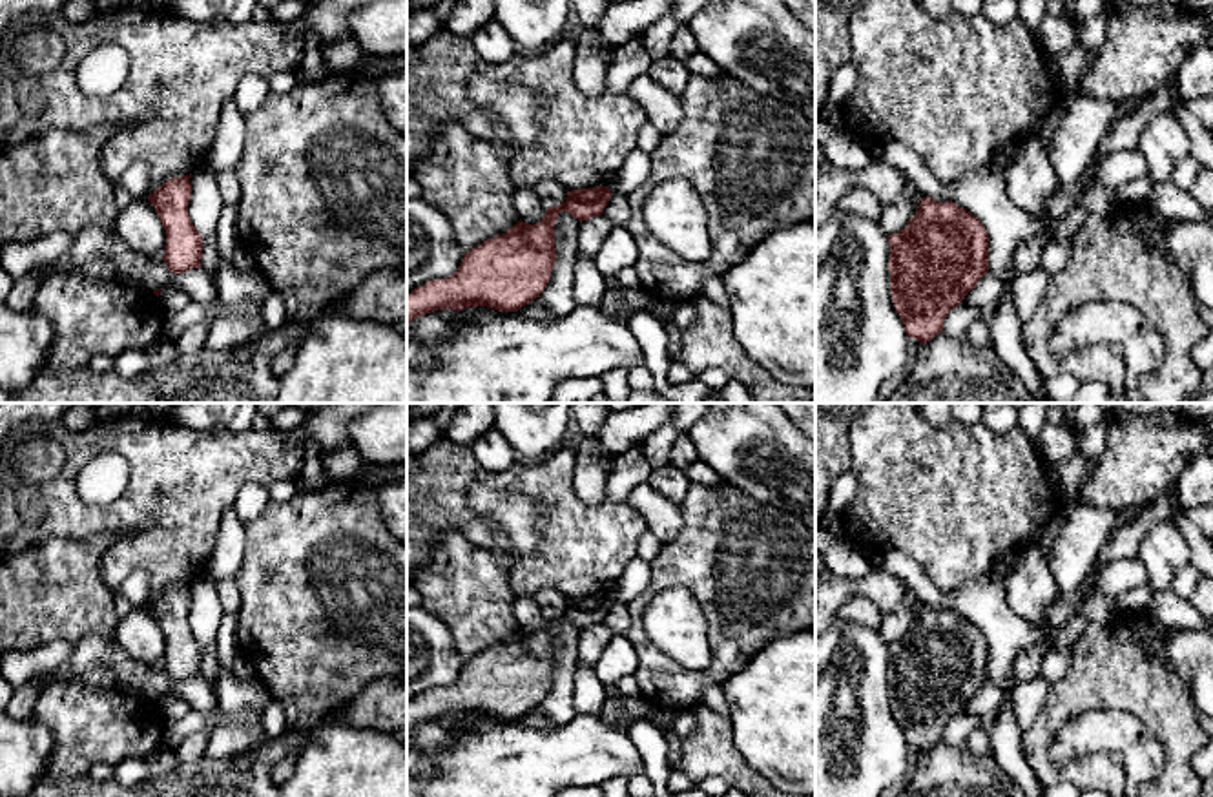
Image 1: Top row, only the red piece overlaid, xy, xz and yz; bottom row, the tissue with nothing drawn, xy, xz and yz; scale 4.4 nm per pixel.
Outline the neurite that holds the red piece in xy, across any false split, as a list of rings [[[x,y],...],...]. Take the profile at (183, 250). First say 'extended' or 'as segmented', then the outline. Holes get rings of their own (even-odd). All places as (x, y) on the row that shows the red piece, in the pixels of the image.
as segmented; [[[192,173],[168,179],[161,188],[148,195],[164,230],[164,263],[171,274],[184,274],[201,268],[202,237],[188,215],[192,197]]]

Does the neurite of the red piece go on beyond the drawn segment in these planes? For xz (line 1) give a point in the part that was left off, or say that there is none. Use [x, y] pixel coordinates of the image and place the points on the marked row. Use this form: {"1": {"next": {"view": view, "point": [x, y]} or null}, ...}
{"1": {"next": null}}

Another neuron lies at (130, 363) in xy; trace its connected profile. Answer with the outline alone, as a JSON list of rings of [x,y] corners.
[[[131,348],[131,350],[124,350],[113,357],[113,370],[124,378],[137,378],[137,376],[151,370],[151,365],[150,365],[144,350]]]

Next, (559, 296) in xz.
[[[560,212],[555,223],[555,248],[556,261],[551,272],[551,279],[540,301],[553,312],[555,317],[571,314],[576,306],[573,290],[573,274],[576,263],[576,233],[580,221],[567,212]]]

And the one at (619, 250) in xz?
[[[613,228],[593,257],[604,277],[617,275],[626,266],[635,266],[638,257],[637,243],[626,228]]]

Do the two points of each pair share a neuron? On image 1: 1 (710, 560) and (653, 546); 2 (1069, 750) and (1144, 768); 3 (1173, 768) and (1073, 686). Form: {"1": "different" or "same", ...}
{"1": "different", "2": "same", "3": "same"}

